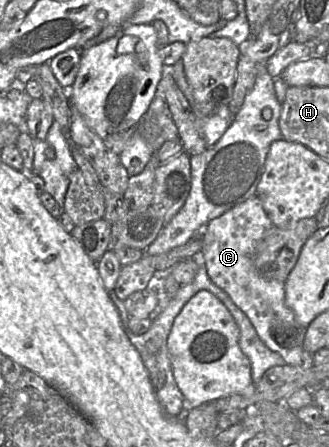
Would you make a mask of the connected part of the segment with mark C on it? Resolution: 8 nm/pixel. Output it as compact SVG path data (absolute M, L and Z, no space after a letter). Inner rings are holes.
M255 195L237 204L221 216L209 221L204 229L201 257L211 281L222 289L240 308L254 326L259 338L273 352L278 353L290 366L309 369L313 367L313 354L304 349L306 328L295 319L293 311L285 303L285 282L266 280L255 269L253 258L257 244L273 226L261 201Z

